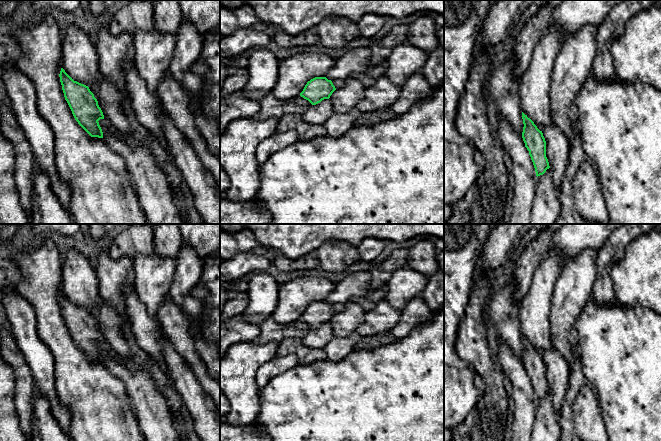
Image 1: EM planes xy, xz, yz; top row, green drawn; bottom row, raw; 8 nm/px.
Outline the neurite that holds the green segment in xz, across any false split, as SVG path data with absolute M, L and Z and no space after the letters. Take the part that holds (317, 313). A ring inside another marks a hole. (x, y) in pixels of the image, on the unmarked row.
M315 301L307 306L300 320L316 329L324 323L329 323L335 314L331 304L326 301Z

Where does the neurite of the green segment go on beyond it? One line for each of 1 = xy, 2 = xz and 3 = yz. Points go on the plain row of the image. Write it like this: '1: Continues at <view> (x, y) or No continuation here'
1: No continuation here
2: No continuation here
3: No continuation here

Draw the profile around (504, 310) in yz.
M510 281L493 293L489 316L497 338L504 341L514 356L522 361L524 348L519 320L520 303L514 299L516 288L516 284Z

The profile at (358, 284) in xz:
M369 271L349 273L341 281L335 283L334 291L327 296L325 301L328 304L346 304L353 297L365 297L372 291L371 280Z

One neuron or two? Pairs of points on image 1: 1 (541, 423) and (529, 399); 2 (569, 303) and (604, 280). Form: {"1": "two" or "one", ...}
{"1": "two", "2": "two"}

